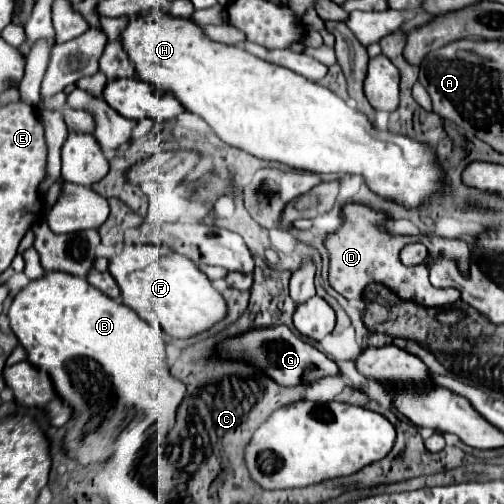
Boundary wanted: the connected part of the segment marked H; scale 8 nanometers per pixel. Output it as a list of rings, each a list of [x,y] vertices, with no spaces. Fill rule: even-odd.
[[[153,9],[147,15],[137,15],[125,25],[121,31],[121,45],[135,67],[137,79],[173,93],[187,111],[199,115],[227,145],[295,169],[363,175],[373,193],[391,197],[405,207],[419,207],[443,187],[443,171],[437,167],[435,153],[429,145],[403,135],[391,135],[389,131],[379,131],[363,113],[349,107],[323,85],[317,85],[291,69],[267,63],[247,53],[243,47],[211,41],[195,21],[171,17],[161,9]]]

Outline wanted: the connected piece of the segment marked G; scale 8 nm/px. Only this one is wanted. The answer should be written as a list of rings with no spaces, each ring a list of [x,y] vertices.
[[[285,325],[269,327],[269,329],[253,329],[243,333],[241,337],[227,339],[219,345],[219,355],[229,359],[243,359],[247,363],[257,365],[263,373],[267,373],[271,379],[275,379],[279,385],[299,385],[299,383],[311,383],[319,377],[337,375],[337,365],[319,349],[309,345],[307,341],[295,337]]]

